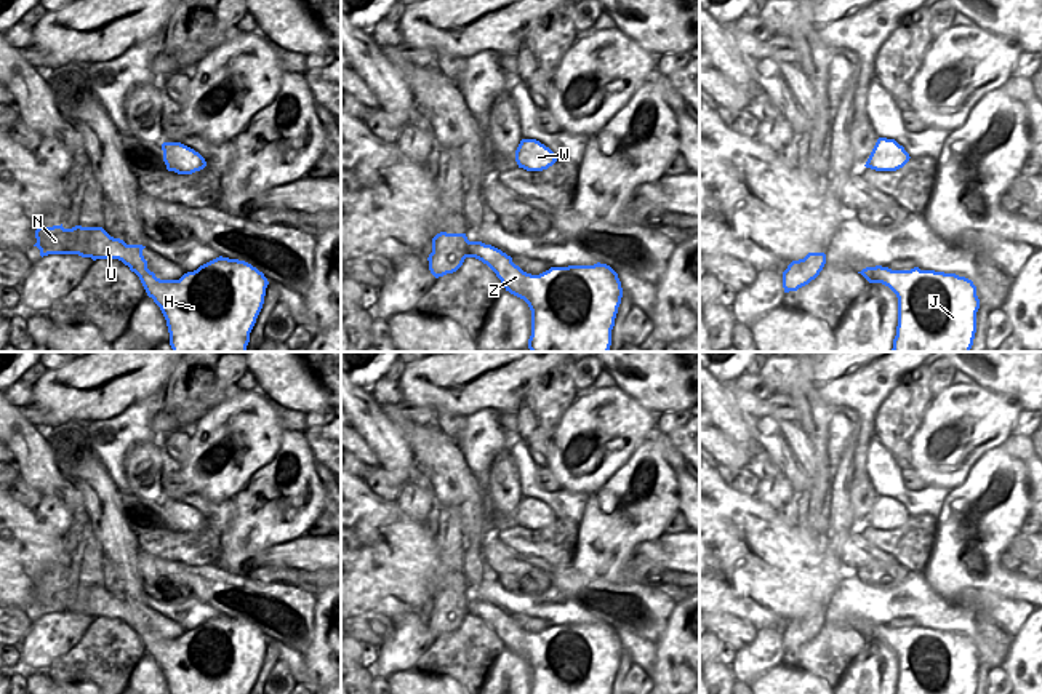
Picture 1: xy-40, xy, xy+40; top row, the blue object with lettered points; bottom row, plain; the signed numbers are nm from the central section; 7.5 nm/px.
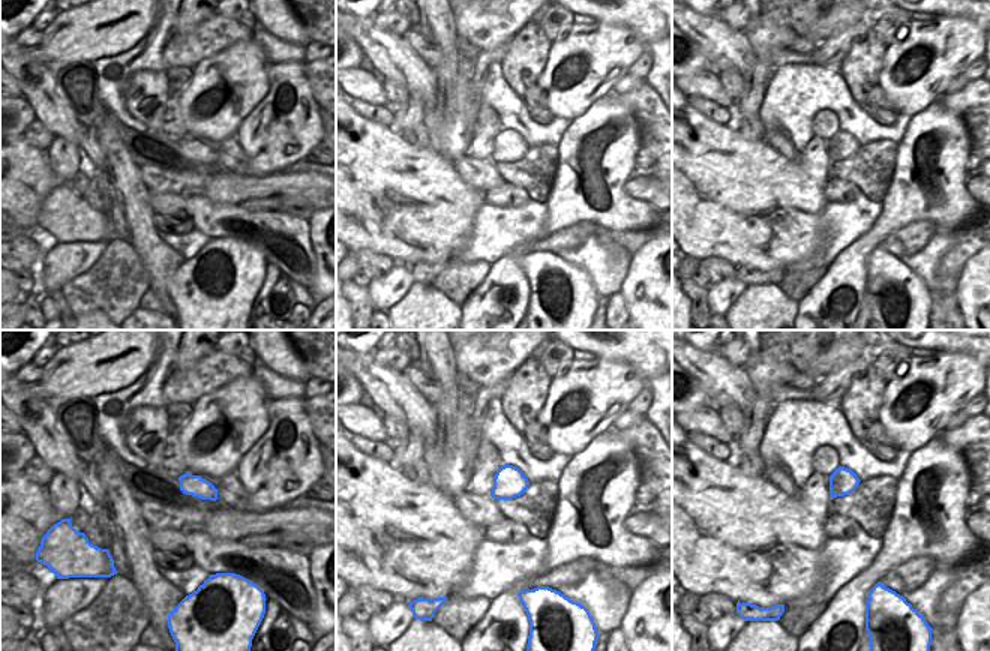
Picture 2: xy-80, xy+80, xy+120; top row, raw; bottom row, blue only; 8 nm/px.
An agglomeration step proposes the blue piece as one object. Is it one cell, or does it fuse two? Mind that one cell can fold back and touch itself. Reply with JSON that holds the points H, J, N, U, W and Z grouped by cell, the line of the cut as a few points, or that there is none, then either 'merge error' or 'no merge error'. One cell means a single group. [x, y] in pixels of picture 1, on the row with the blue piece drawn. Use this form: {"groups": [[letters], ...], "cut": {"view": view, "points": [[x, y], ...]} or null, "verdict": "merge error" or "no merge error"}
{"groups": [["H", "J", "W", "Z"], ["N", "U"]], "cut": {"view": "xy", "points": [[511, 259], [495, 272]]}, "verdict": "merge error"}

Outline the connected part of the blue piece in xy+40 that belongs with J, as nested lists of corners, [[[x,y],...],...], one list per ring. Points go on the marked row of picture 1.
[[[876,265],[861,273],[869,283],[888,286],[898,297],[898,326],[892,352],[970,352],[980,299],[972,280],[935,270],[892,270]]]

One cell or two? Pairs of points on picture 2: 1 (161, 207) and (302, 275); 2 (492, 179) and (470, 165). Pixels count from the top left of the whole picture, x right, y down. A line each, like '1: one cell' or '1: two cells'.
1: one cell
2: one cell

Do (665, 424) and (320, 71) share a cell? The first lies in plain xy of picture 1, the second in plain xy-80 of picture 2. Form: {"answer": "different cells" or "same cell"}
{"answer": "different cells"}

